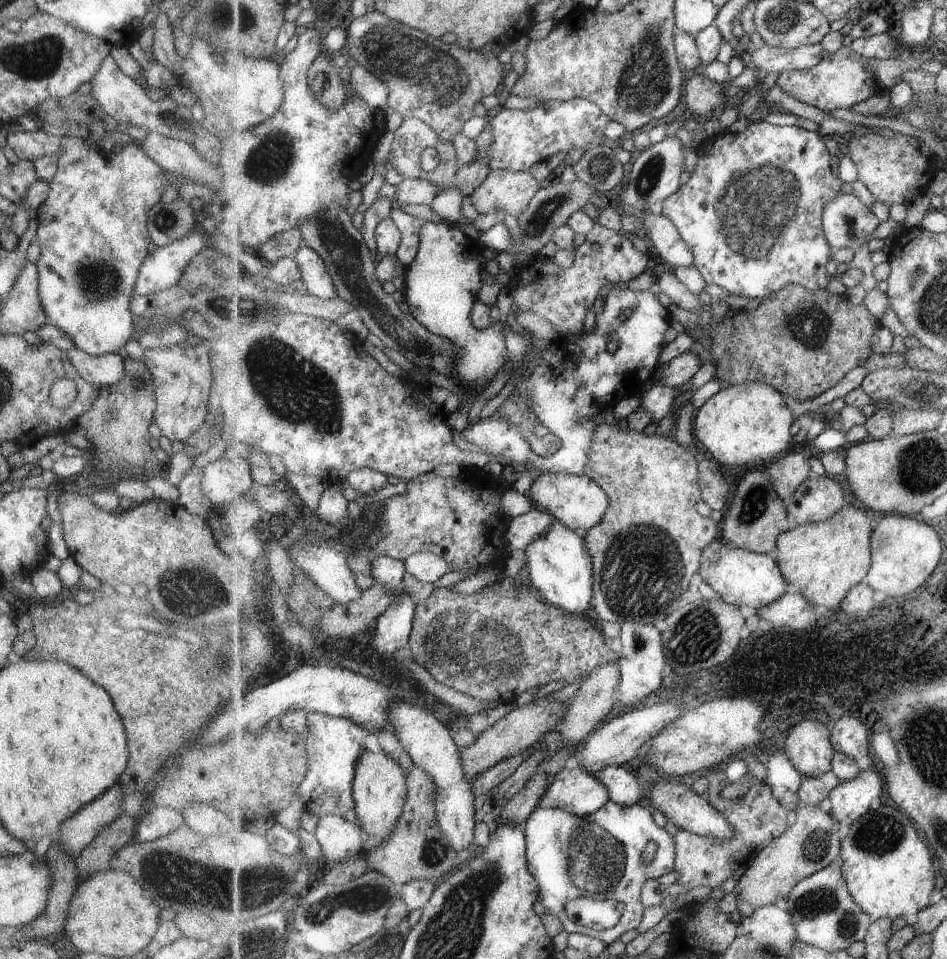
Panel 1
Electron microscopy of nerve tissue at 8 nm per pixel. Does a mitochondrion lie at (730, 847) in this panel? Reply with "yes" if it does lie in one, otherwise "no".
no

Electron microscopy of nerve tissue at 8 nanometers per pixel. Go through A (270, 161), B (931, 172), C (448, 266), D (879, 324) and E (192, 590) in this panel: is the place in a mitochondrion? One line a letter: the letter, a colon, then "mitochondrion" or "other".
A: mitochondrion
B: other
C: other
D: other
E: mitochondrion

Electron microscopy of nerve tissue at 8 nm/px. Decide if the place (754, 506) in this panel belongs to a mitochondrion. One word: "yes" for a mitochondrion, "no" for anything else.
yes

